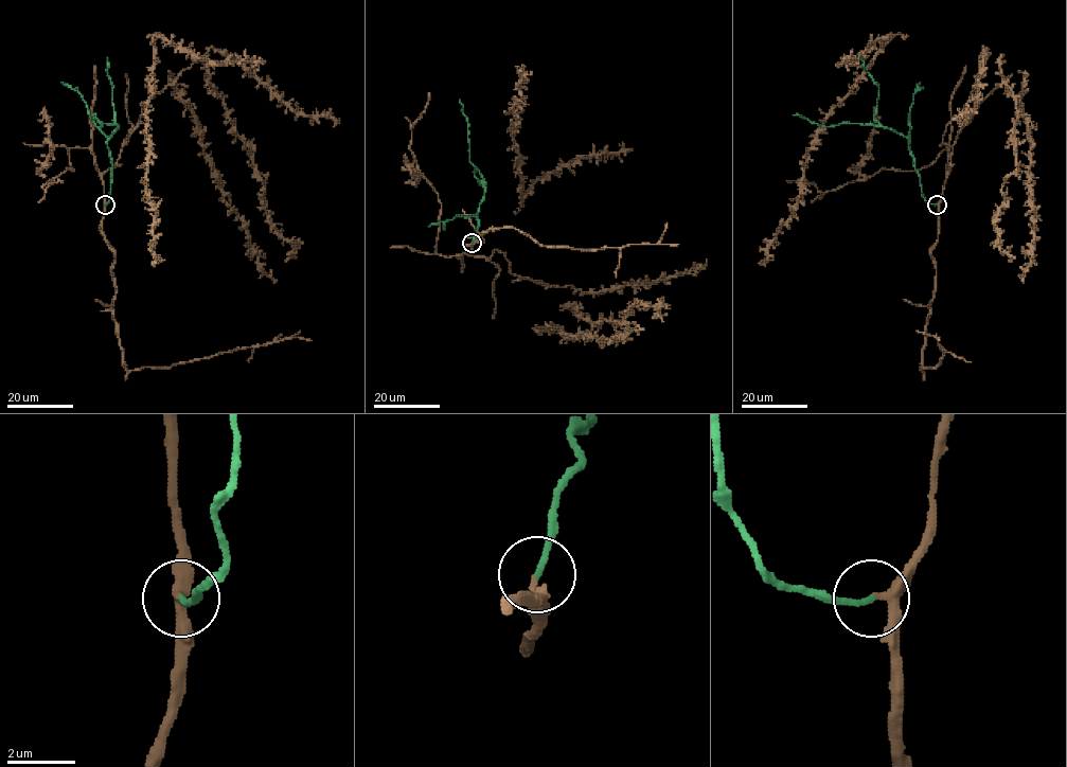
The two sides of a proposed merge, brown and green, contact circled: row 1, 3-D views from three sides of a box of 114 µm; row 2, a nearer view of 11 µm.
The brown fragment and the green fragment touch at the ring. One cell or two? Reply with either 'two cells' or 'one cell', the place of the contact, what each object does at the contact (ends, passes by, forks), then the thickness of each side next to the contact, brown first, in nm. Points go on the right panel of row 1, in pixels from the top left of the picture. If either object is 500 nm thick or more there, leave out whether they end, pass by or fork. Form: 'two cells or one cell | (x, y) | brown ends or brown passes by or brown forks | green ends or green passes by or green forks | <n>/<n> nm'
one cell | (937, 204) | brown passes by | green ends | 280/160 nm

